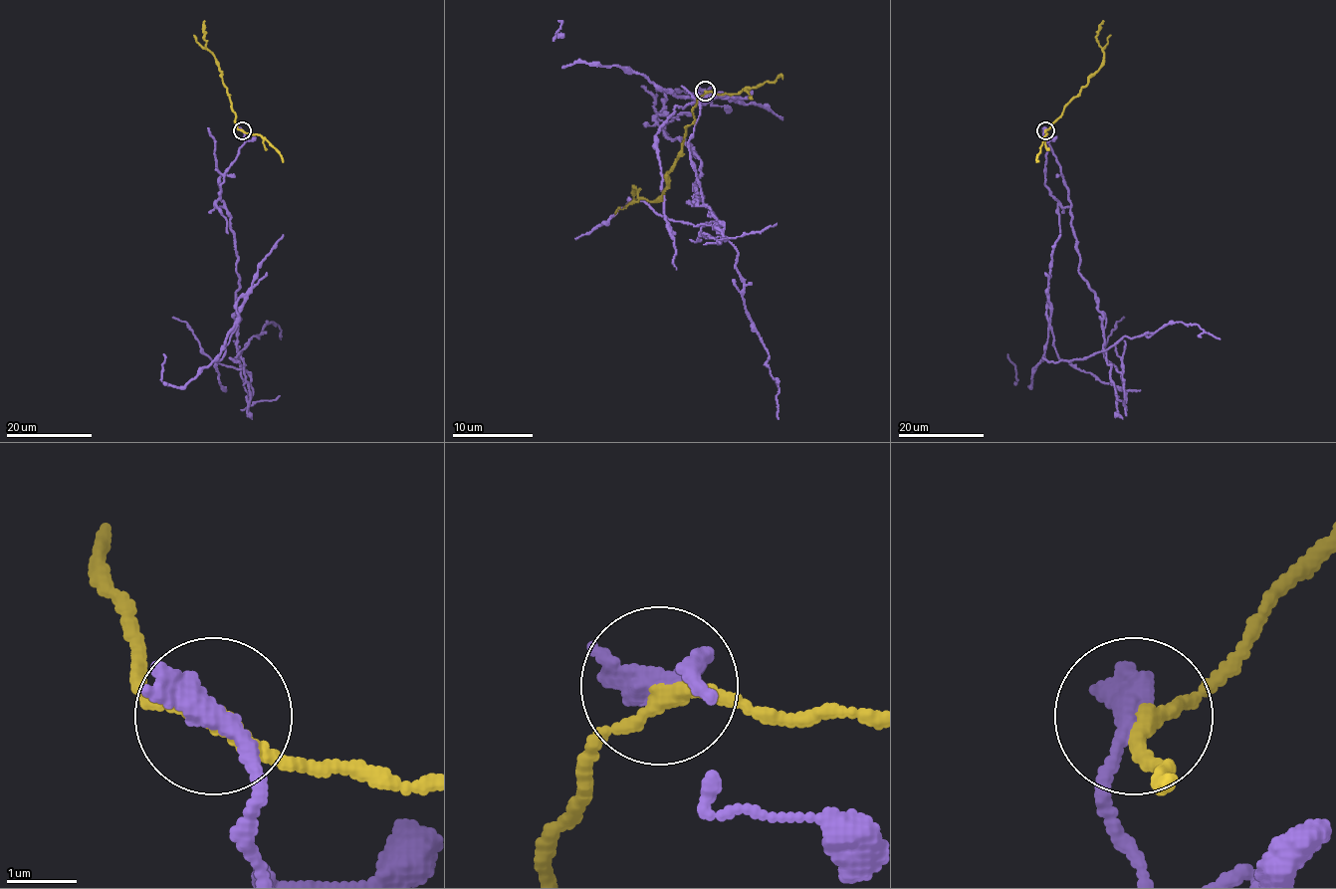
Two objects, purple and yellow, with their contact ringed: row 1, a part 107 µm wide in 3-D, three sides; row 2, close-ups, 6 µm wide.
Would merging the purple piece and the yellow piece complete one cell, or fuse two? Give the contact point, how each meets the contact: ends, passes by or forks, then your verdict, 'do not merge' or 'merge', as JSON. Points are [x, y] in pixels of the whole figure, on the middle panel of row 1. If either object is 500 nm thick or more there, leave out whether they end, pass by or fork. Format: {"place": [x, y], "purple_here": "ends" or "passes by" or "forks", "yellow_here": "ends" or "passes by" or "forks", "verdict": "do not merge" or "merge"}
{"place": [705, 91], "purple_here": "ends", "yellow_here": "passes by", "verdict": "do not merge"}

